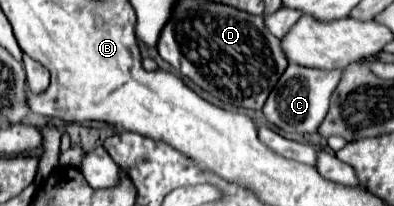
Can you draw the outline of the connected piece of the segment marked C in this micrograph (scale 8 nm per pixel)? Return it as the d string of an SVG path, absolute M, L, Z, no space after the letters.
M291 62L287 66L287 70L283 72L283 76L279 78L277 86L271 90L271 94L263 106L265 118L285 132L297 132L297 134L317 132L319 124L323 122L323 118L329 112L329 100L341 80L341 72L343 70L305 68L305 66Z

